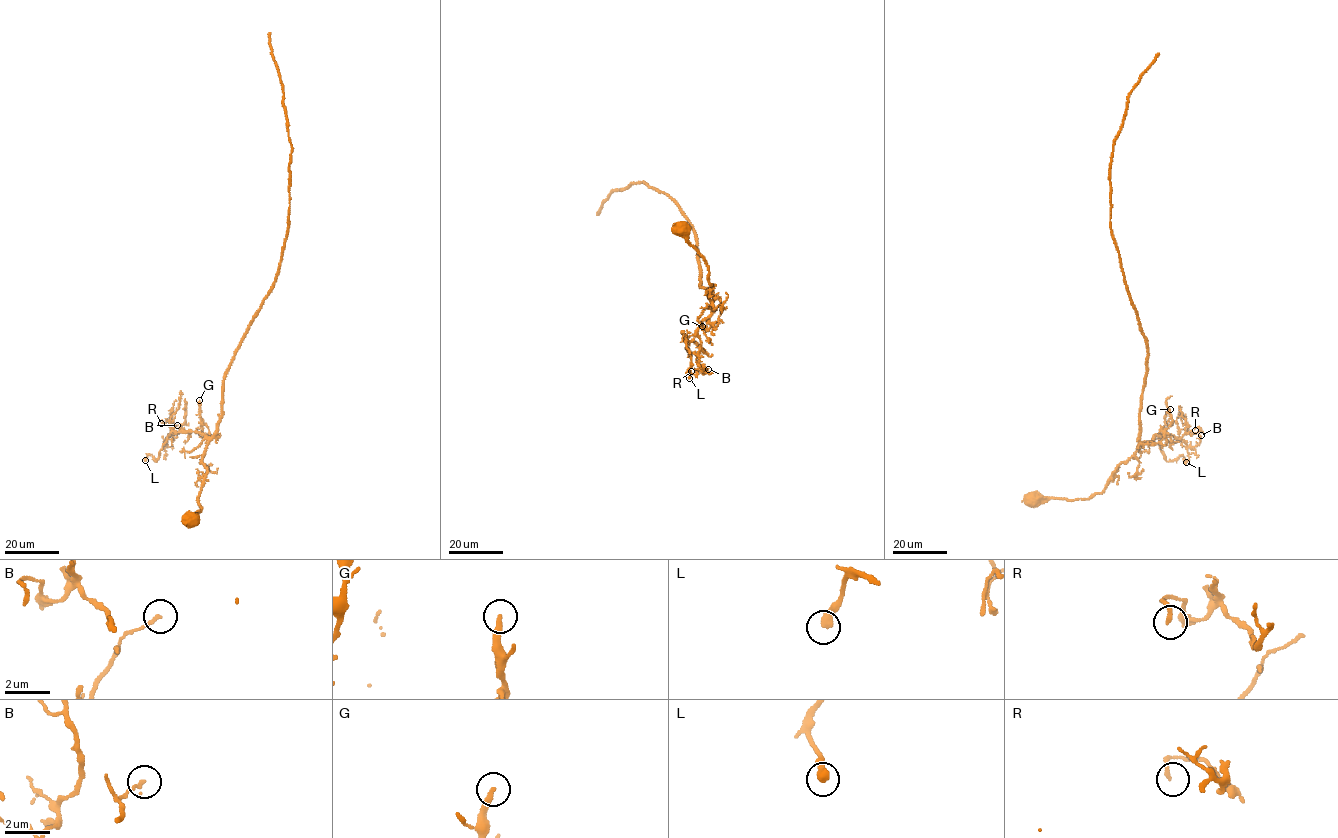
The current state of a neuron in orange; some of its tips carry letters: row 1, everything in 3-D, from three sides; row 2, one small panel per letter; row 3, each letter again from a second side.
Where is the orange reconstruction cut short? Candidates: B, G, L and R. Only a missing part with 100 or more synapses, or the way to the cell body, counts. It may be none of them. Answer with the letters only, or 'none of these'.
none of these

